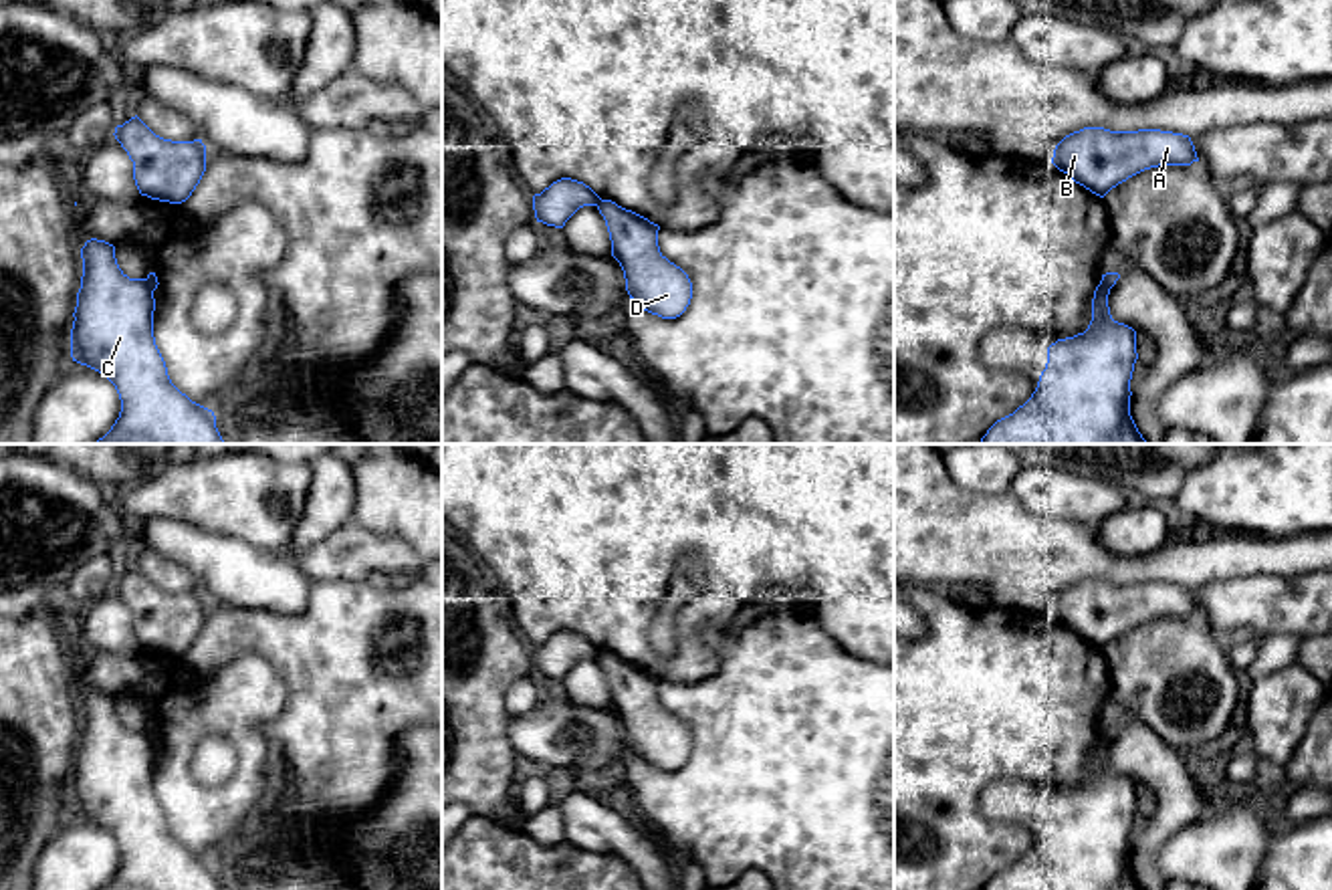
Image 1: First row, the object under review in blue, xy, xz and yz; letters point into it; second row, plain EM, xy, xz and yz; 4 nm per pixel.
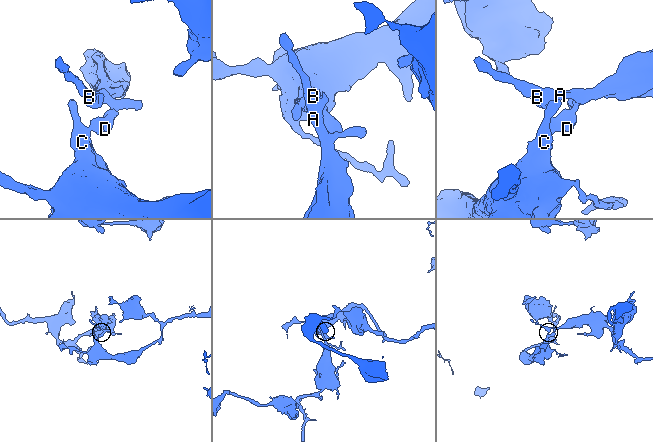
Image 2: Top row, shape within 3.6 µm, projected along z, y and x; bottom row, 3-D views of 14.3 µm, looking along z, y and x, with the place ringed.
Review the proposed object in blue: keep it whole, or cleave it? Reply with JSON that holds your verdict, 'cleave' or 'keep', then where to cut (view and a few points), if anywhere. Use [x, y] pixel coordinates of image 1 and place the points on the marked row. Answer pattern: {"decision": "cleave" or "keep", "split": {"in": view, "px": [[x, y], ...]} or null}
{"decision": "cleave", "split": {"in": "xz", "px": [[602, 200], [596, 204]]}}

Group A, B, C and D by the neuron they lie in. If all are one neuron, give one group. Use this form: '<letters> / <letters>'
A B D / C

